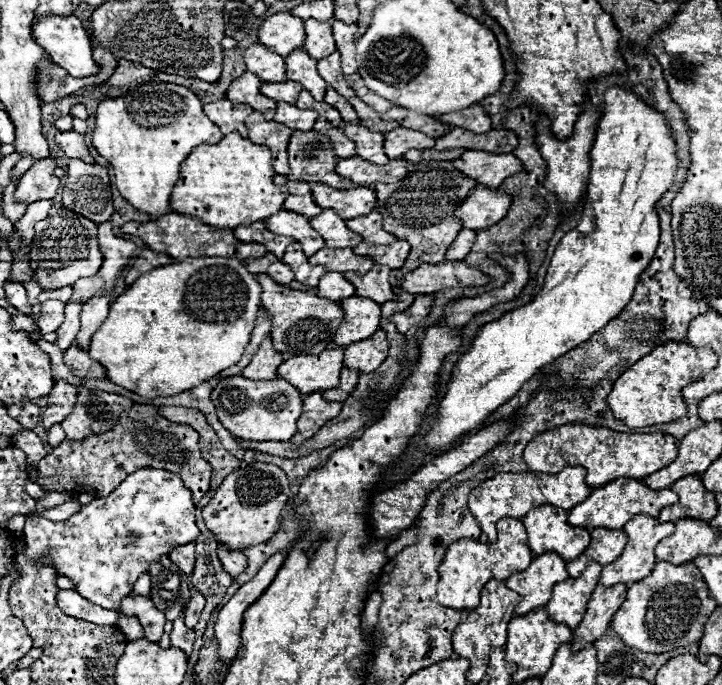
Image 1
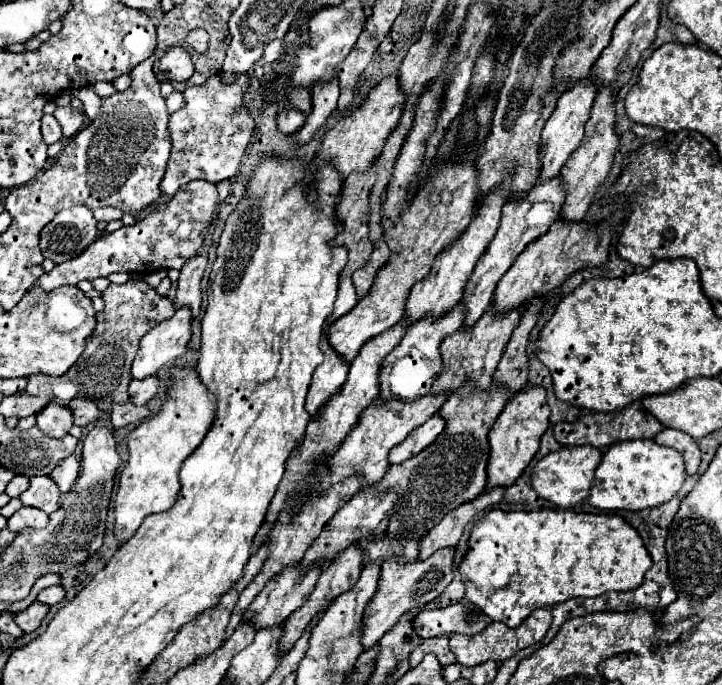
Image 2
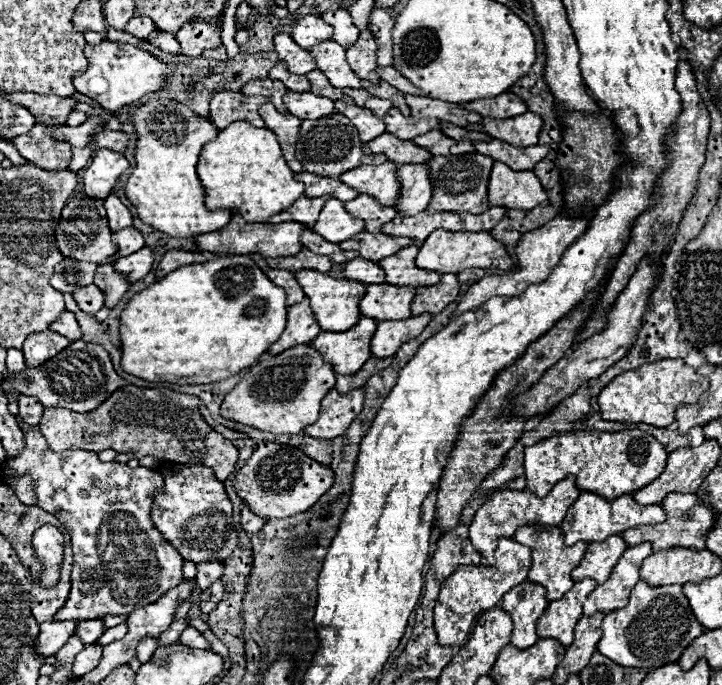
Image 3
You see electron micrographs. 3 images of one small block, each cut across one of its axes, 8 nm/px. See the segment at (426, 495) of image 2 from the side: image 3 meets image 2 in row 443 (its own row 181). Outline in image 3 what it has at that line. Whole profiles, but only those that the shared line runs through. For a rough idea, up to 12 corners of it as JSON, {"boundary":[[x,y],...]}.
{"boundary":[[430,158],[426,212],[484,212],[494,160]]}

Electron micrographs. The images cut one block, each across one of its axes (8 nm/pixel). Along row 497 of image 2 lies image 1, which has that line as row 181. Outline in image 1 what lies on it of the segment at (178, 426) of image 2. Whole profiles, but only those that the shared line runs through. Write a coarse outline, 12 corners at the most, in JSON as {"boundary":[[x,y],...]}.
{"boundary":[[184,86],[100,102],[92,146],[120,194],[166,216],[180,164],[222,140]]}

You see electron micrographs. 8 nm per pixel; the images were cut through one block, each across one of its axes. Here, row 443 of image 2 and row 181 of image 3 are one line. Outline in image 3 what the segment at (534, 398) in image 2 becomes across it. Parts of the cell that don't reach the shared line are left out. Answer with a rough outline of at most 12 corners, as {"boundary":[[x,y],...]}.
{"boundary":[[494,162],[488,202],[534,208],[548,194],[532,170]]}

